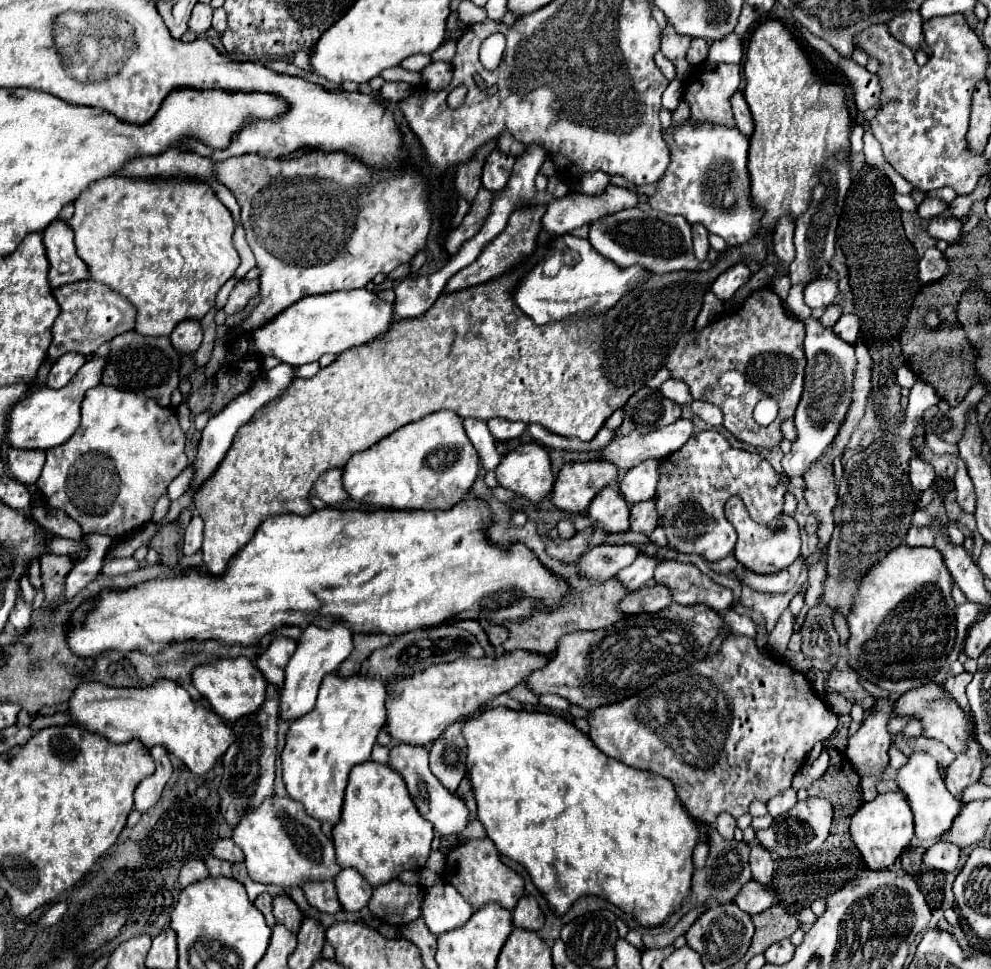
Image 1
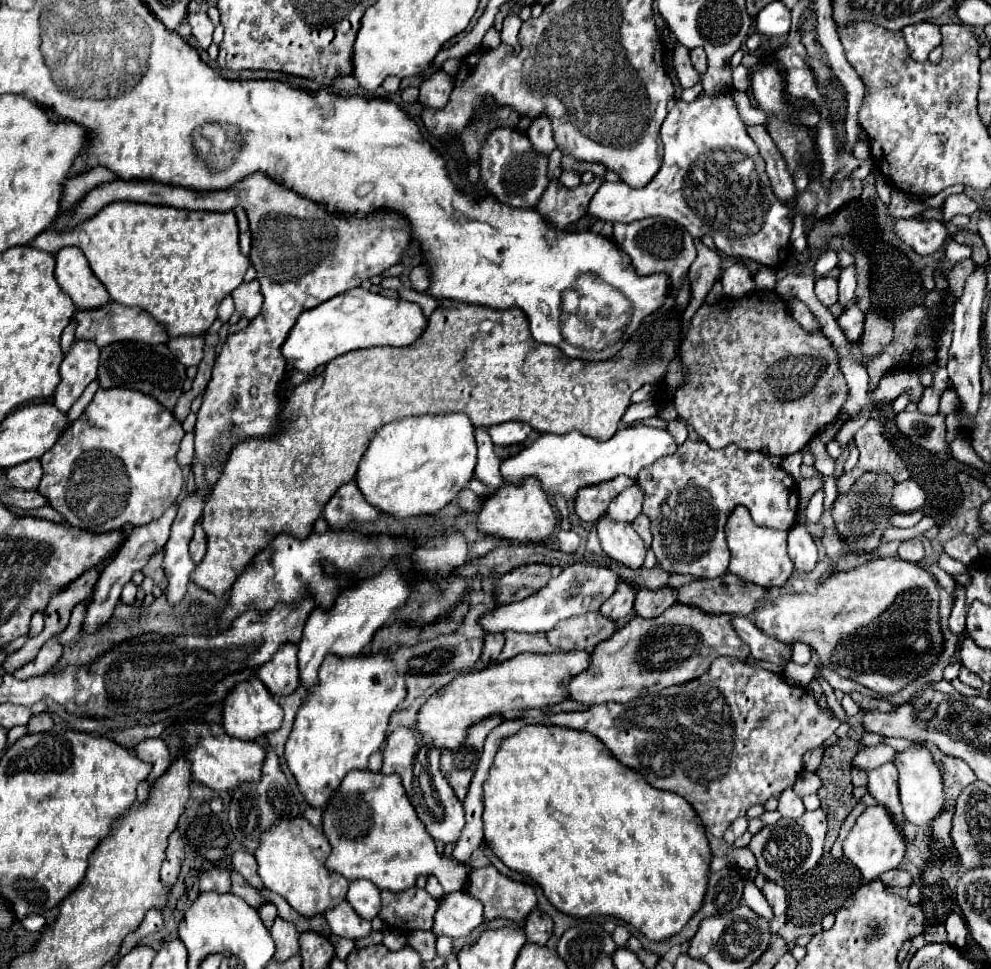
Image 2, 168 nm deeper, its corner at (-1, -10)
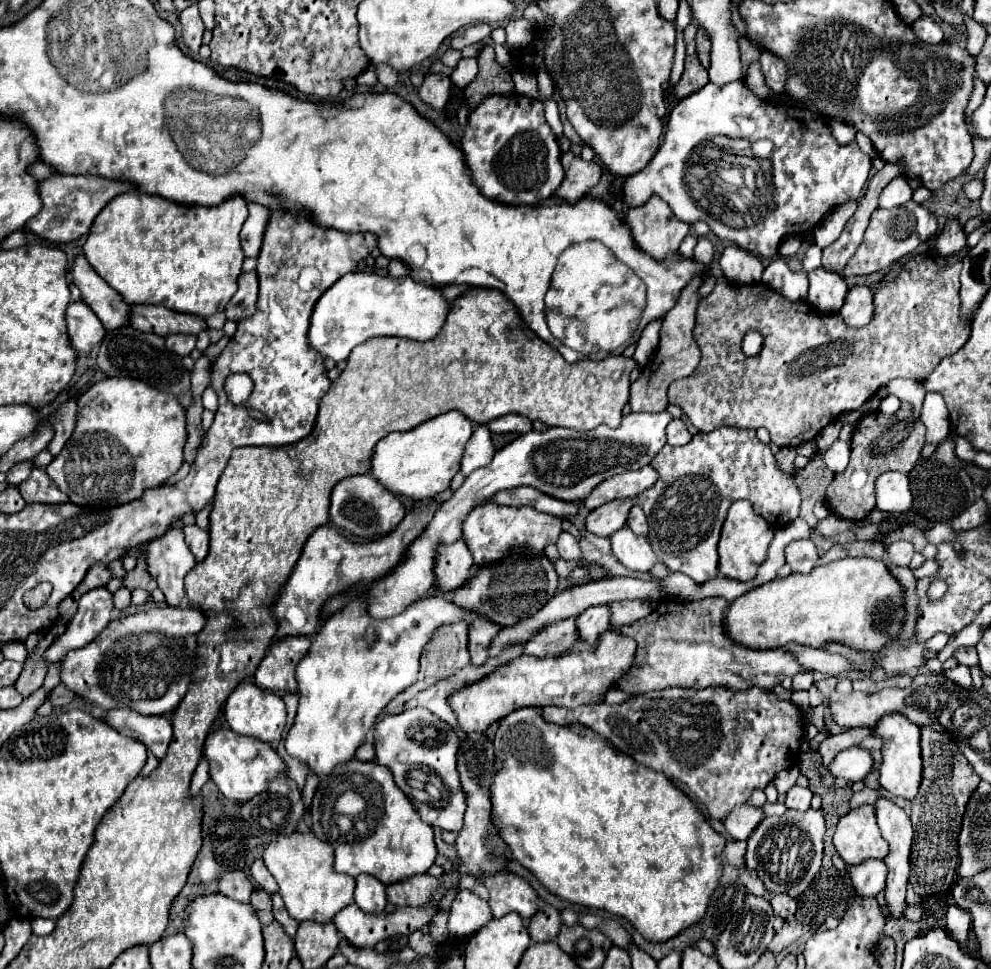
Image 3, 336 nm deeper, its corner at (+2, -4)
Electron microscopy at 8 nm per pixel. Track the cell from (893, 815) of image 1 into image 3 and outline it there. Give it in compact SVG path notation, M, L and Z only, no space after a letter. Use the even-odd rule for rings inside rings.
M861 805L843 815L837 823L833 845L847 865L857 865L865 859L883 859L889 845L879 833L875 807Z

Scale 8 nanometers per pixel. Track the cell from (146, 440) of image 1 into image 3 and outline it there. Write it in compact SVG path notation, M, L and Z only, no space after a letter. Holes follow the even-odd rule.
M107 377L89 387L77 399L77 425L63 451L45 469L49 477L65 491L71 503L81 507L115 507L139 499L145 489L159 487L163 481L177 473L183 465L183 447L187 443L187 417L185 407L175 395L157 391L139 379Z

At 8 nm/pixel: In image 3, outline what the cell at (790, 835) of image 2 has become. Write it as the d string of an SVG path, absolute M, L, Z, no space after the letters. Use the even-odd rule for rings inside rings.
M789 809L781 817L765 817L759 827L751 833L745 867L755 871L763 881L769 893L787 893L799 897L813 883L811 879L819 873L823 857L823 835L825 835L825 817L821 811L793 811Z

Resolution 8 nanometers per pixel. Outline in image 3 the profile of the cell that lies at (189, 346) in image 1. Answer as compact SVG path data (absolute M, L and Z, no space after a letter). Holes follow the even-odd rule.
M167 335L165 337L165 345L181 357L189 355L195 349L195 341L197 341L195 335Z

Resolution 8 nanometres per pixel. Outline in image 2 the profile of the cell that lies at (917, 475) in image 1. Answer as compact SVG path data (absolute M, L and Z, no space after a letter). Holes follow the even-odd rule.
M914 479L898 483L894 489L894 495L892 495L892 505L904 513L922 509L924 501L926 501L926 493Z

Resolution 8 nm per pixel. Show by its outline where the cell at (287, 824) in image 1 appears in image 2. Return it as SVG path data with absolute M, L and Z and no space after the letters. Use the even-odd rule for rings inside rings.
M302 815L292 819L282 819L280 823L270 825L260 835L260 845L254 849L258 875L264 887L284 897L294 911L306 917L324 913L326 909L338 905L346 897L348 881L326 867L328 855L330 855L330 843L324 837L322 829L316 829Z

